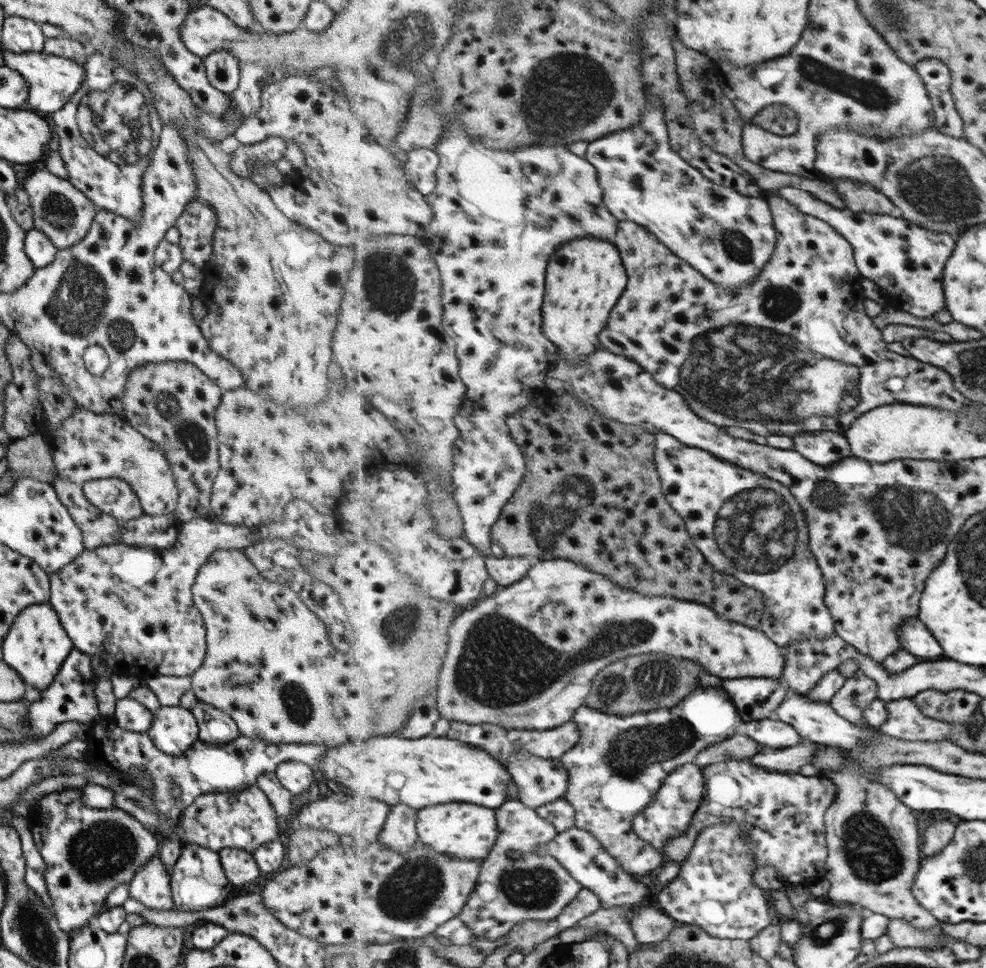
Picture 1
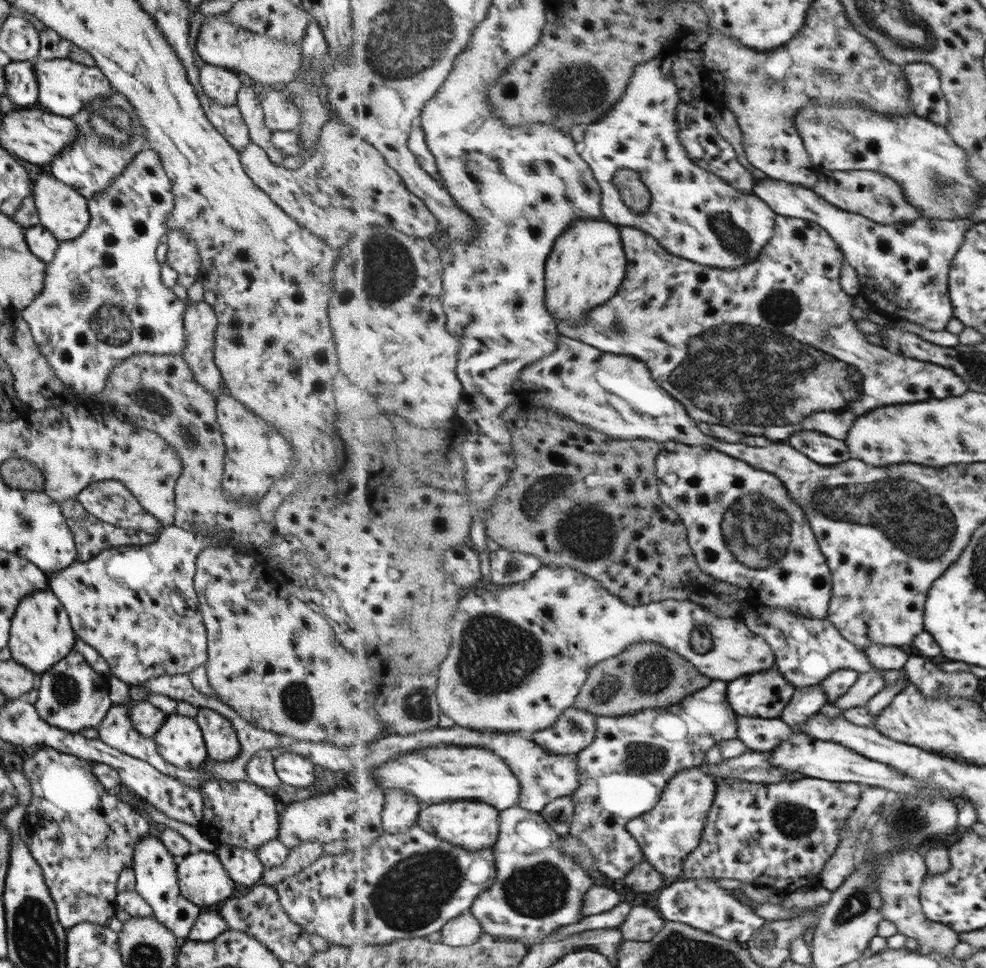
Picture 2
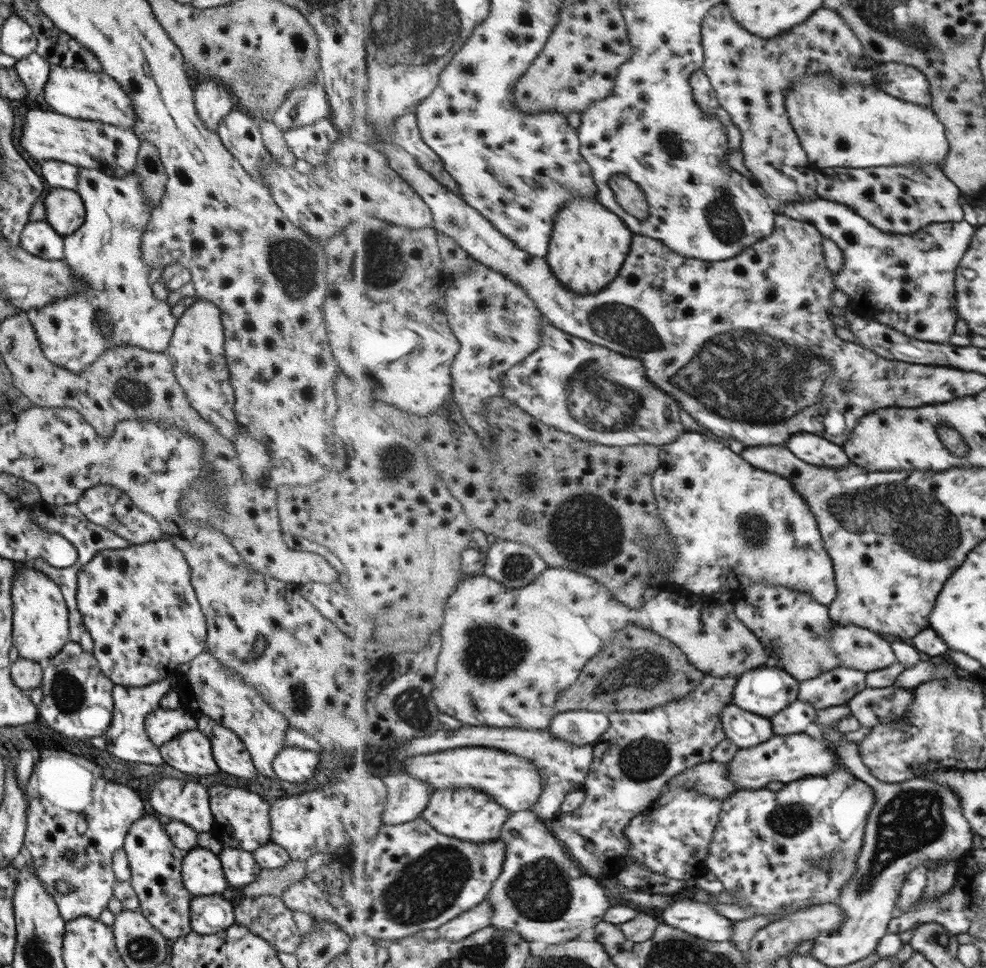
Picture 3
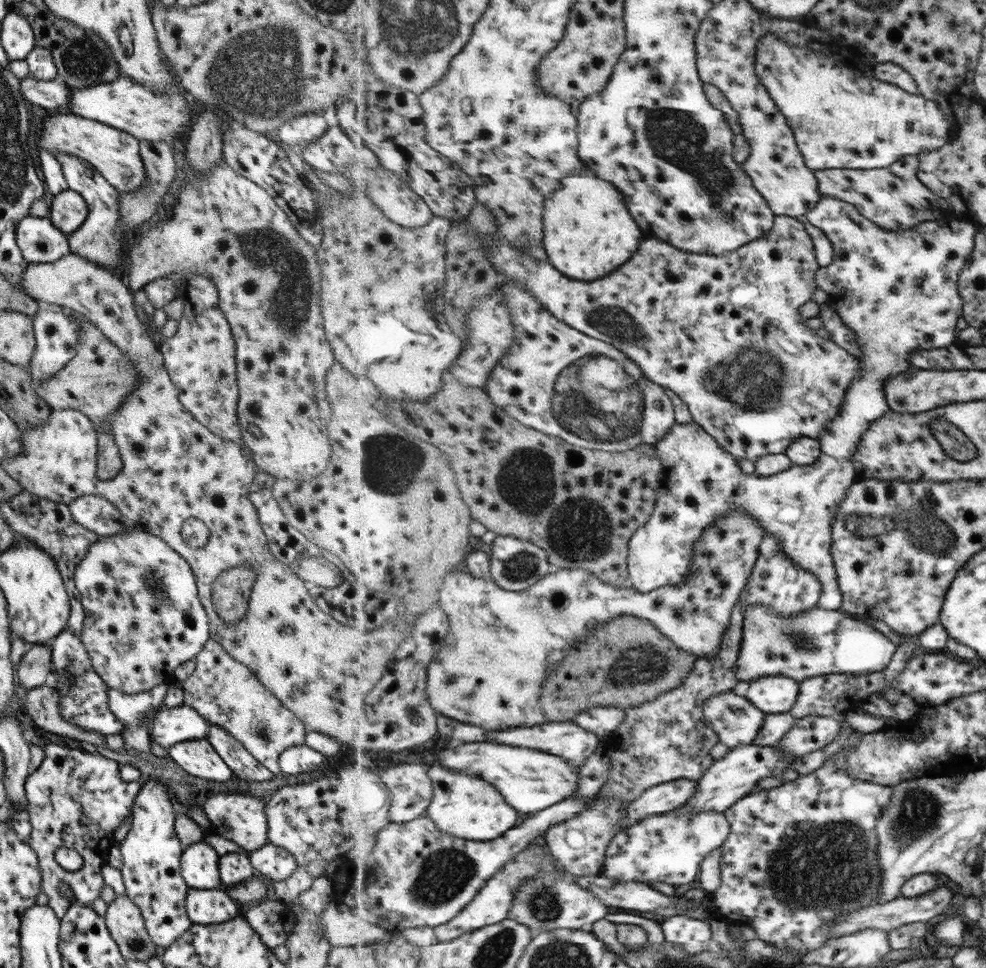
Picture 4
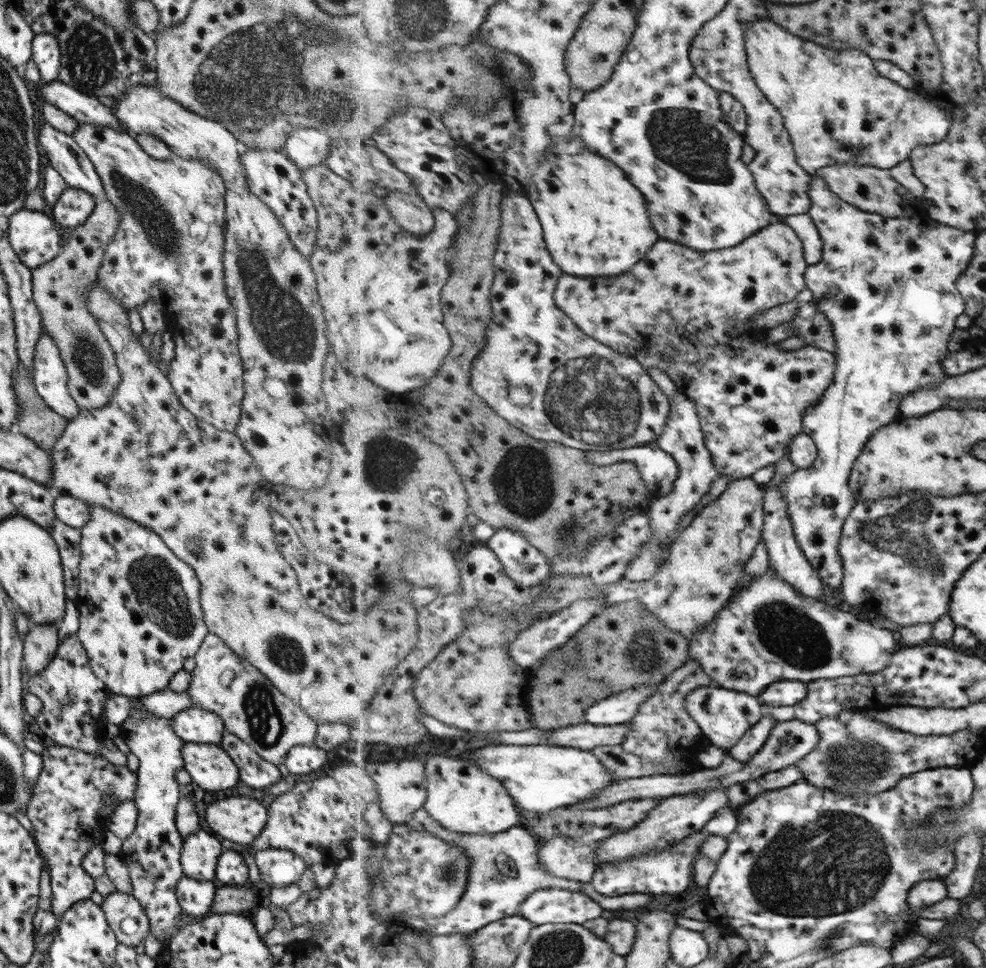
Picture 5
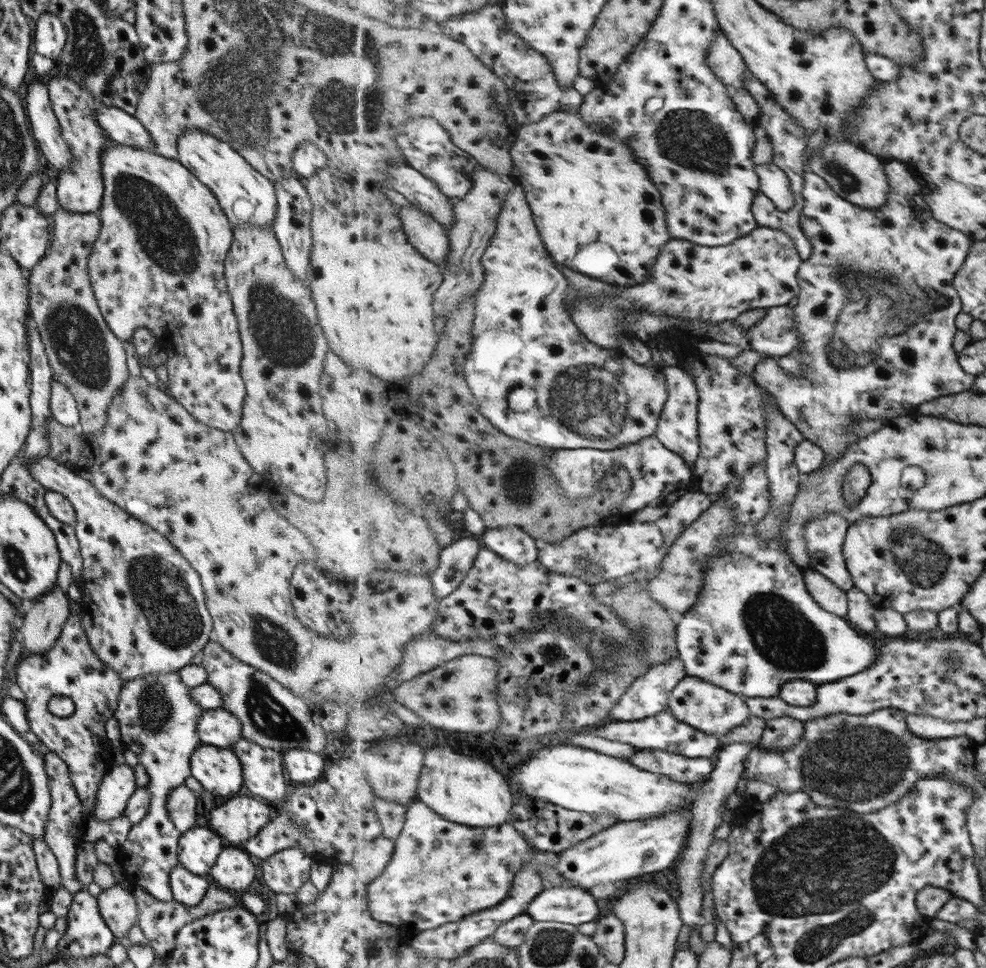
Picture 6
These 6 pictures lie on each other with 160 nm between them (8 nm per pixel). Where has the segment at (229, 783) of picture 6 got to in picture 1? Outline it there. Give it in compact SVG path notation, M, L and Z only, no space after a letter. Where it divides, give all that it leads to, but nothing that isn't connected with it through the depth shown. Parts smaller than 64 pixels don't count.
M179 705L160 706L152 715L146 734L163 754L182 755L198 740L196 720L191 711Z

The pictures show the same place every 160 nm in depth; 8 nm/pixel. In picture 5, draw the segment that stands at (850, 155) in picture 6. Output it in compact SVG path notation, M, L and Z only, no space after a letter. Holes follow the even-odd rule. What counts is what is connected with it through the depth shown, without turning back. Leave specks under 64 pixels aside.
M910 160L903 161L890 169L873 168L873 166L855 165L853 163L835 163L834 165L819 169L814 176L827 181L829 188L842 197L845 202L854 204L865 212L879 212L883 216L905 216L911 218L917 214L921 206L921 198L925 194L926 187L914 173ZM917 196L917 208L915 204L909 204L909 200L915 200ZM913 206L913 208L909 208Z

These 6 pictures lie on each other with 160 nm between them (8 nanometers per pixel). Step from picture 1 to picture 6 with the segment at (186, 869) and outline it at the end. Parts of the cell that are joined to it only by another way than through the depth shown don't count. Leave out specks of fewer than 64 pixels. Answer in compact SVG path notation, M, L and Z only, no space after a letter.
M194 826L179 835L176 848L178 864L189 872L204 877L225 845L223 839L210 827Z

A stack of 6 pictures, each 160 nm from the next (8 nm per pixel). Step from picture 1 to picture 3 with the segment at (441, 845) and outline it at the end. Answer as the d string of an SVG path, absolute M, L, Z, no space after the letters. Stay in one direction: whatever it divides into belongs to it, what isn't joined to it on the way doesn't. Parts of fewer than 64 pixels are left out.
M445 787L432 794L429 806L421 816L441 834L474 843L491 843L502 835L502 828L512 812L499 804L493 796L473 787Z

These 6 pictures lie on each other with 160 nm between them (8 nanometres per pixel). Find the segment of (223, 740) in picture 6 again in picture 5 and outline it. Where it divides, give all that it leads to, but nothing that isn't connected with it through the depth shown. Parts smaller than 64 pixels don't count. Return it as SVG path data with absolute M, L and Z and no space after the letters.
M191 706L176 712L169 728L185 743L217 745L224 730L221 721L214 712Z

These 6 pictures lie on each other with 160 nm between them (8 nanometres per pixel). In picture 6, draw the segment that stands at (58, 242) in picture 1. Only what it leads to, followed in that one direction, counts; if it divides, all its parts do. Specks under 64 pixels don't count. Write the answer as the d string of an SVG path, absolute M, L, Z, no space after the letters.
M60 71L48 81L46 89L51 110L60 128L60 135L68 146L68 152L74 158L70 167L63 169L60 173L55 173L58 206L72 213L96 213L104 189L100 152L112 142L94 117L95 106L103 105L97 102L87 89L81 88L79 84Z

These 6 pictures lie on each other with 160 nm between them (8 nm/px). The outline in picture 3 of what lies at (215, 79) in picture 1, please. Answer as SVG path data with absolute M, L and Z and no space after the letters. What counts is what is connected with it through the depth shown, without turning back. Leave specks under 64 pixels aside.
M211 78L201 79L194 90L194 106L196 115L199 120L203 123L203 126L207 130L215 131L218 127L219 121L233 108L234 98L230 96L230 91L219 81L212 80Z

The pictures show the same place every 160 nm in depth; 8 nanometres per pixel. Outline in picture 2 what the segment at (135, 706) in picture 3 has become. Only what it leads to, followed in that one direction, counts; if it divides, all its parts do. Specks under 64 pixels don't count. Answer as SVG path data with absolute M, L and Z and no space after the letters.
M128 685L128 687L128 699L124 700L122 703L110 705L109 710L107 710L107 714L105 713L103 722L101 722L101 724L99 724L99 728L97 728L98 739L101 742L105 742L107 746L124 752L127 756L132 756L133 758L138 758L139 760L145 761L155 770L158 770L167 776L171 776L171 778L175 778L175 780L178 780L185 786L199 789L203 783L210 782L210 780L203 781L205 780L205 777L203 777L203 779L199 777L199 775L202 775L203 766L206 764L208 758L206 758L206 760L197 768L179 768L178 766L173 766L172 764L165 762L165 760L159 756L153 739L144 737L142 734L135 732L135 730L131 728L128 708L140 700L146 700L148 690L140 687L139 685Z

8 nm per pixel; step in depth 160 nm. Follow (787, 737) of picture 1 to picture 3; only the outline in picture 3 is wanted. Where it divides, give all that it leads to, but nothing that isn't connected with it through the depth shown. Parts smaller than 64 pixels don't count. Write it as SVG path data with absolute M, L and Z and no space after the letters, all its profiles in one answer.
M735 703L728 704L723 709L721 722L727 739L741 749L757 747L775 737L775 726L769 717L743 710Z

